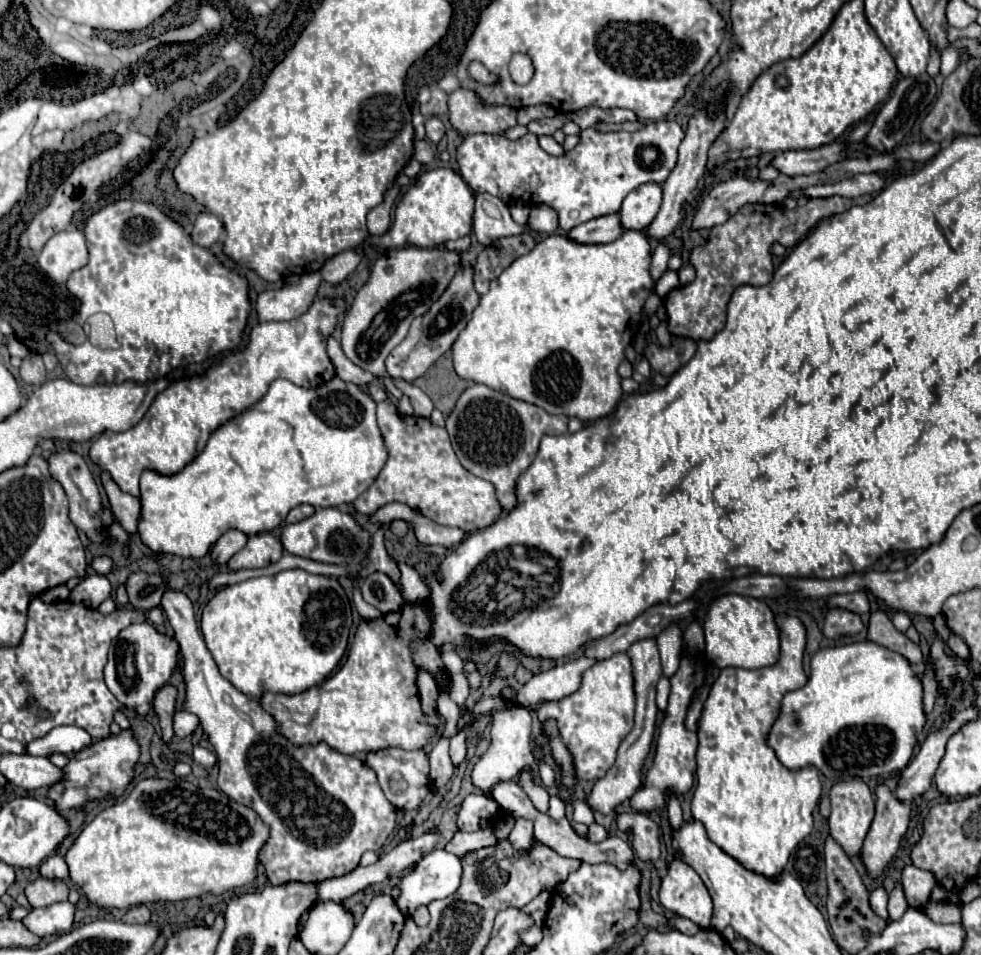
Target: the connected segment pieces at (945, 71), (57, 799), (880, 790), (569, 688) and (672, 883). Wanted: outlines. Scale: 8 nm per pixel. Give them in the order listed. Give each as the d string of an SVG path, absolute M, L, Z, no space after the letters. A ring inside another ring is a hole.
M946 49L946 51L942 51L942 65L940 65L940 73L942 73L944 77L948 77L948 75L958 67L960 59L962 59L962 57L960 57L954 49Z
M120 731L118 735L110 735L94 745L84 747L64 767L66 777L58 785L50 787L50 797L56 805L56 809L58 811L72 809L72 807L80 809L88 801L106 797L108 793L112 793L114 797L120 797L124 793L126 785L134 777L134 765L138 763L138 755L140 755L140 751L138 751L138 743L136 743L132 731Z
M878 785L876 787L876 815L874 815L874 821L868 829L868 835L866 835L862 851L860 851L860 861L864 863L870 879L880 877L884 873L884 869L888 867L888 863L892 861L892 857L896 855L896 851L900 847L900 839L908 829L908 821L910 821L910 803L898 801L886 785Z
M578 657L574 661L556 665L550 671L534 675L528 683L518 689L518 703L526 707L534 707L542 701L558 701L570 693L574 693L580 685L582 673L594 665L588 657Z
M678 859L668 863L668 873L662 877L660 901L664 903L664 899L674 899L674 903L668 903L666 909L698 923L702 929L710 927L712 899L708 889L704 887L698 873Z

